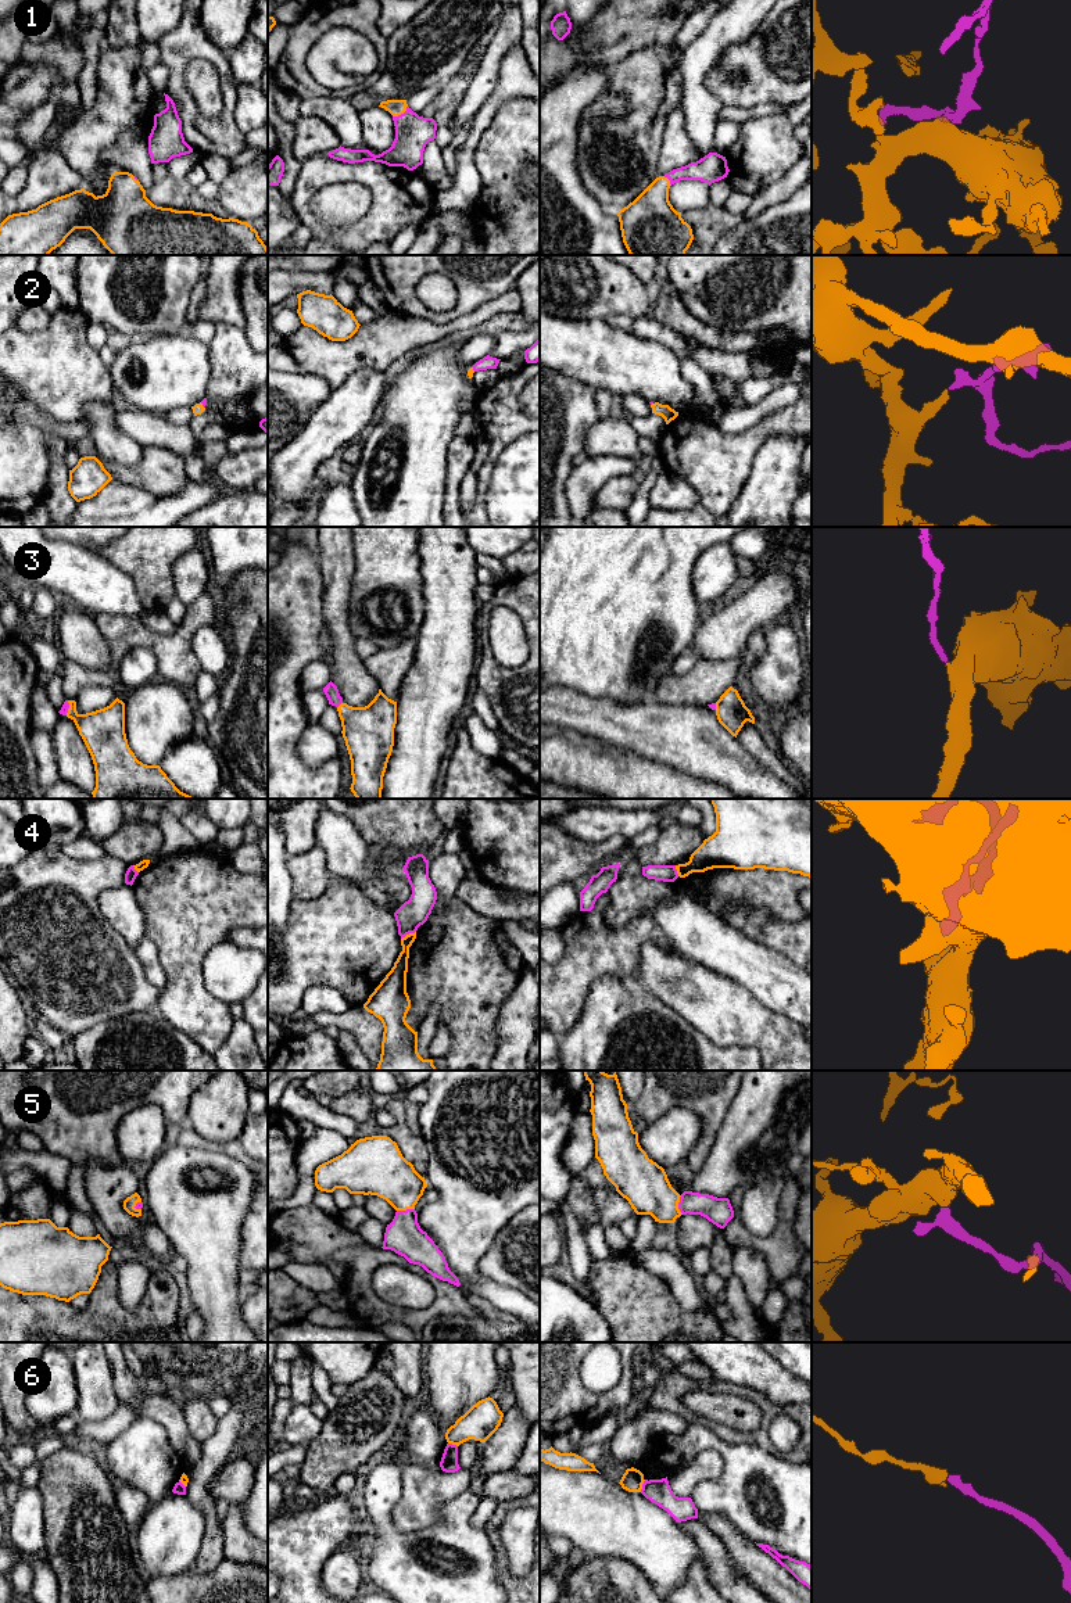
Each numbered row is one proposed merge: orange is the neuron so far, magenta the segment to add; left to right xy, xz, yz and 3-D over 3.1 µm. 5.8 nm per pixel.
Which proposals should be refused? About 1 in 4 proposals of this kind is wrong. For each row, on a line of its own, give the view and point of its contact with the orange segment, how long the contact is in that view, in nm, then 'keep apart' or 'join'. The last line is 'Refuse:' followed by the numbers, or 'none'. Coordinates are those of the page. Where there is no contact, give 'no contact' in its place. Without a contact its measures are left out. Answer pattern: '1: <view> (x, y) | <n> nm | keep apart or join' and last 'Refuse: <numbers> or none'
1: xz (401, 113) | 110 nm | join
2: xy (201, 405) | 40 nm | join
3: xz (340, 705) | 50 nm | join
4: xz (409, 933) | 100 nm | keep apart
5: yz (677, 1205) | 110 nm | join
6: yz (641, 1485) | 80 nm | keep apart
Refuse: 4, 6

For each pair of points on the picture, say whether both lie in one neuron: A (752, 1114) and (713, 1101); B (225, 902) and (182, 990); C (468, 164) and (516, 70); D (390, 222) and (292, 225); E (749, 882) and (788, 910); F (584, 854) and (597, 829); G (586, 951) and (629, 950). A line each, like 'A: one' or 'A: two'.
A: two
B: one
C: one
D: two
E: one
F: two
G: one

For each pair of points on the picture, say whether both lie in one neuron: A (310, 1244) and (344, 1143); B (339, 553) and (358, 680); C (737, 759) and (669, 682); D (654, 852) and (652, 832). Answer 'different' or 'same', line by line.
A: different
B: same
C: different
D: different

